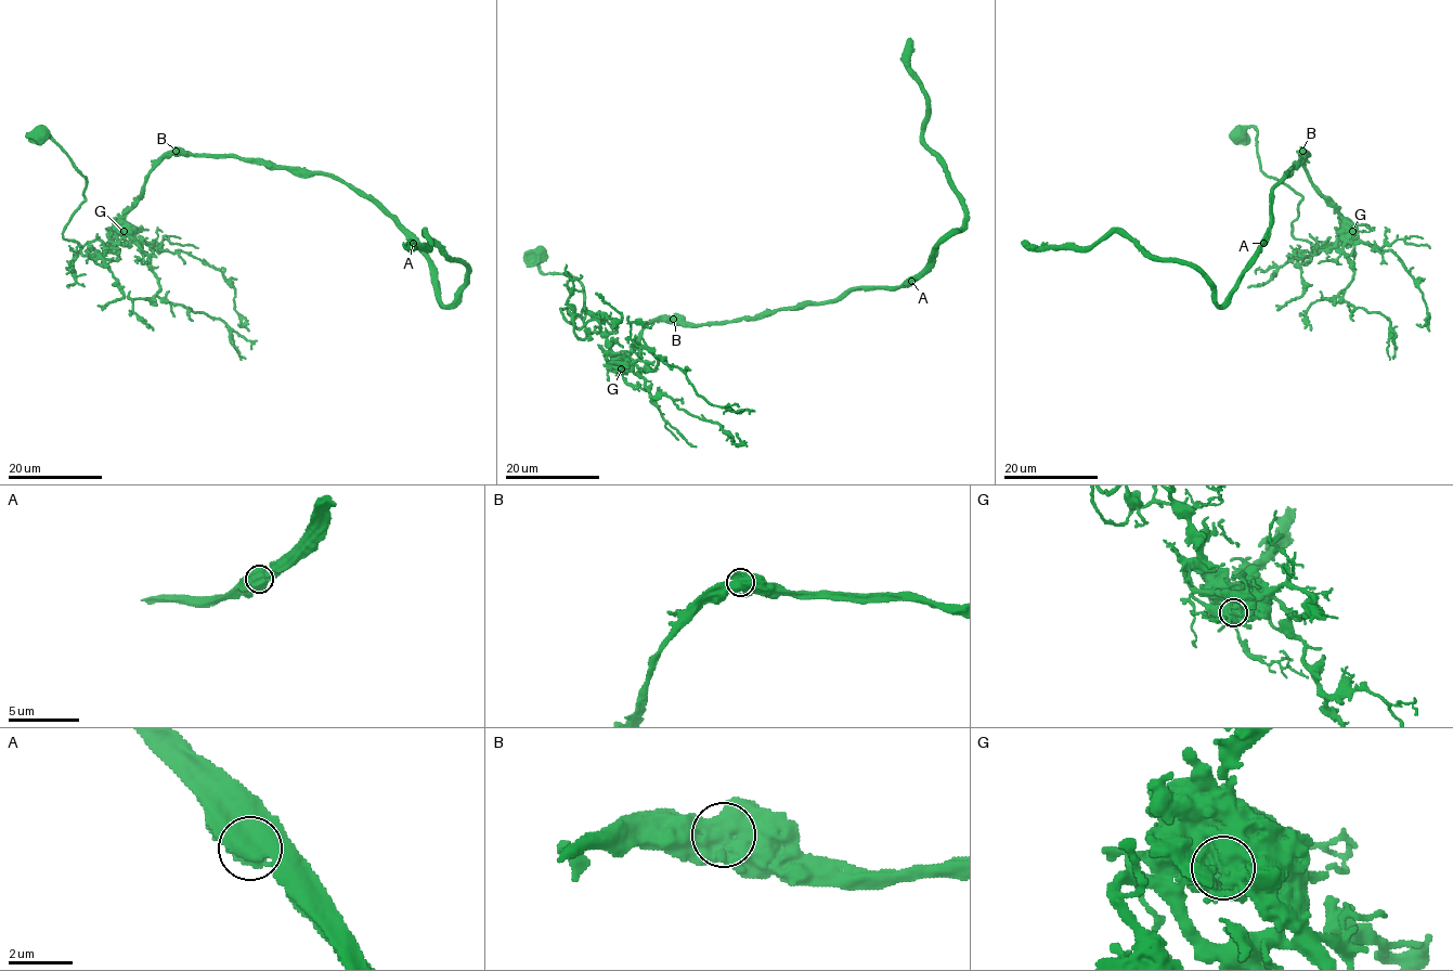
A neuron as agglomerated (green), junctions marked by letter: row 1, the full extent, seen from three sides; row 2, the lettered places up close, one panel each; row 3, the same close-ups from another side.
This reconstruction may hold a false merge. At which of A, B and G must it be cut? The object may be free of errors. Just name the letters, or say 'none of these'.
G

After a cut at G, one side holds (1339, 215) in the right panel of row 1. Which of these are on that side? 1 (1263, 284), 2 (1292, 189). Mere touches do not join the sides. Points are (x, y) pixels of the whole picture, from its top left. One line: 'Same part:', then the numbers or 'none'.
Same part: none

